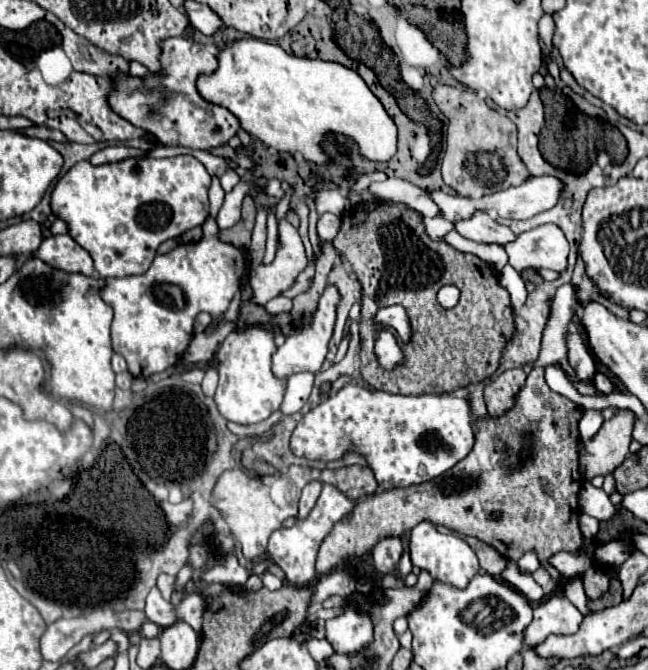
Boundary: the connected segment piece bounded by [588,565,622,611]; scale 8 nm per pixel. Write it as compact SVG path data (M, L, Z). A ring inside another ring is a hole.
M596 565L596 567L610 577L610 587L600 599L596 599L596 601L588 599L588 609L592 609L592 611L600 611L604 607L612 607L622 601L622 585L618 581L618 567L602 567L602 565Z

